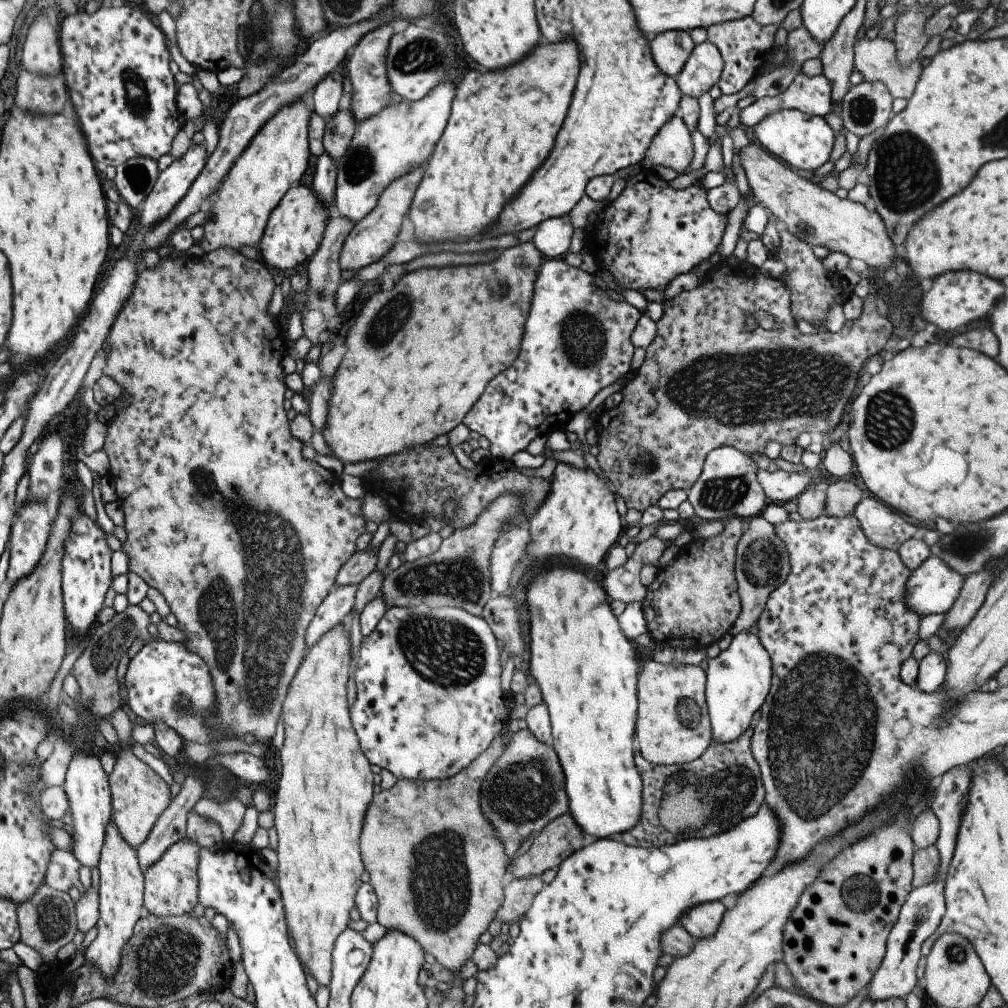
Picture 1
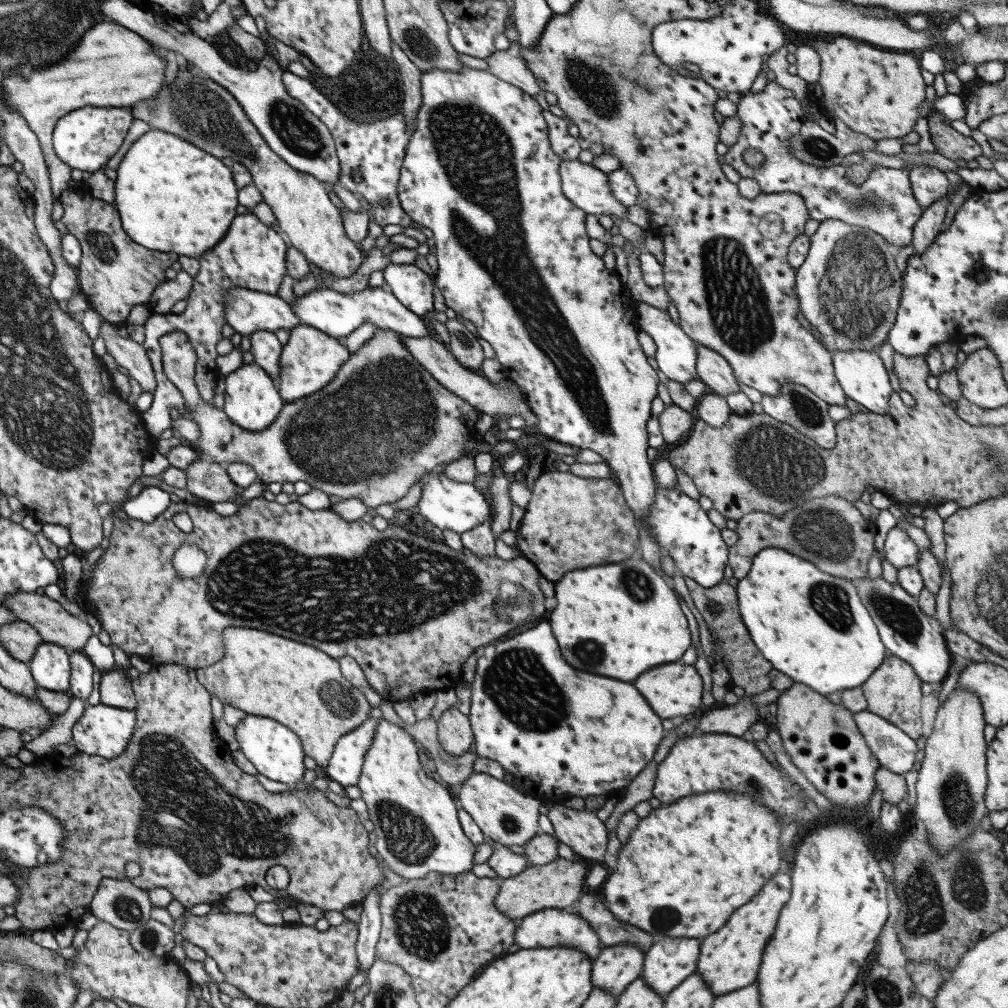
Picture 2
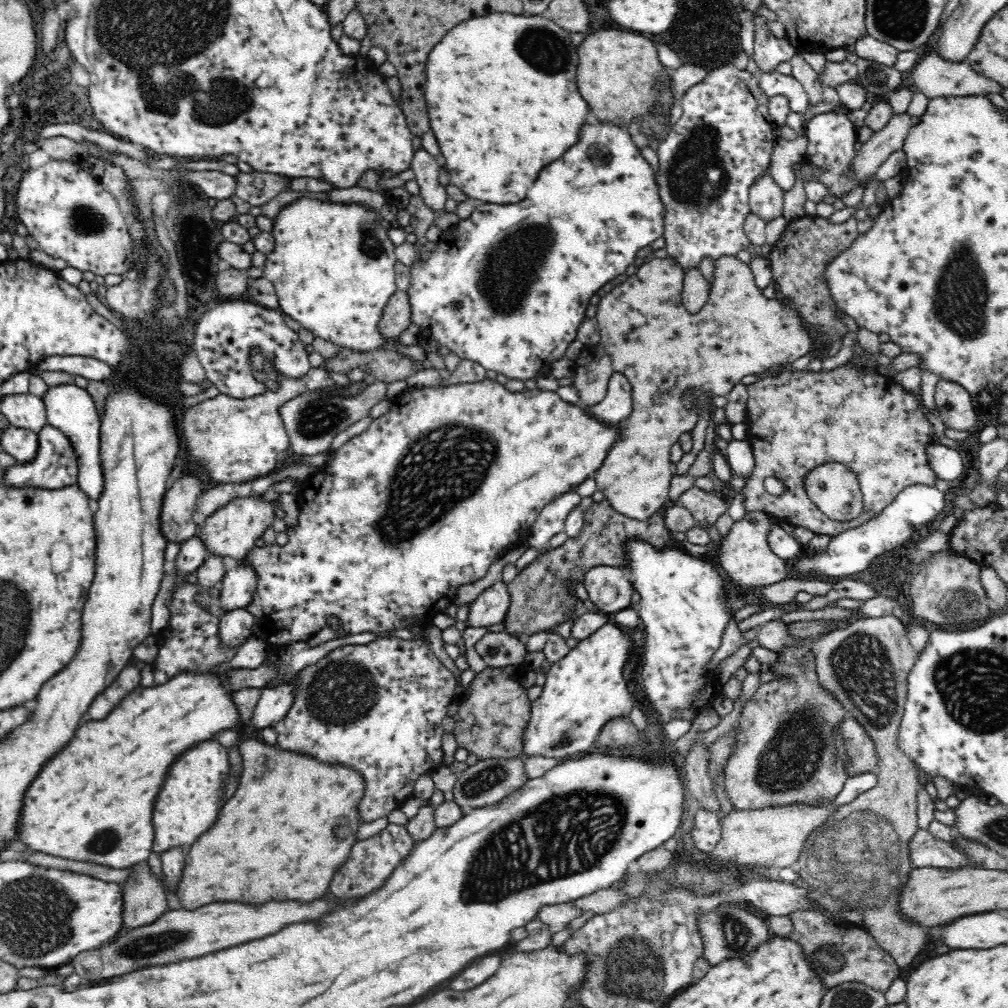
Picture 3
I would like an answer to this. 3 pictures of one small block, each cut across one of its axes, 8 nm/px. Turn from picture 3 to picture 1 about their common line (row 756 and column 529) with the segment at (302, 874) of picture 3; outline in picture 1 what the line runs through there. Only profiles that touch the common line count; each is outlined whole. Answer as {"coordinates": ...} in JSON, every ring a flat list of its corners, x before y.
{"coordinates":[[521,242,513,248,503,250,493,262,487,264,475,264,475,266,445,266,445,268,427,268,427,270,413,270,397,280,397,284,389,292,375,292,371,294,355,324,349,328,345,334,345,348,347,352,343,354,341,364,337,366,335,374,331,376,331,396,327,402,327,418,325,418,325,428,321,430,321,436,325,444,331,450,331,458,339,460,343,466,345,464,359,464,359,462,371,462,371,460,383,460,393,454,401,454,405,450,411,450,413,446,427,446,433,444,437,436,449,434,457,424,463,424,465,414,469,408,477,402,477,398,483,394,485,386,489,380,493,380,497,374,501,374,519,354,519,344,521,344,521,330,523,322,527,316,527,308,531,302,531,292,533,292,533,282,537,276,537,270,543,264,543,256,539,250,533,246,533,242]]}

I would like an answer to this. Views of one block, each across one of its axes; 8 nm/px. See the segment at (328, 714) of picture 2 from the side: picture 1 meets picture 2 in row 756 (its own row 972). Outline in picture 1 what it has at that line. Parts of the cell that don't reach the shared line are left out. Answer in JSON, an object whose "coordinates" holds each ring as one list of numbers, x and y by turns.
{"coordinates":[[337,624,309,648,297,666,281,704,285,740,283,748,279,750,281,774,273,800,273,826,277,832,277,880,285,912,285,926,295,942,297,960,303,964,303,968,307,968,307,974,313,976,317,986,323,988,327,988,331,980,331,952,335,940,343,930,349,928,349,912,355,908,355,894,361,886,363,862,359,852,359,830,365,808,371,796,375,796,371,766,361,754,347,708,349,660,349,632,345,630,345,624]]}

